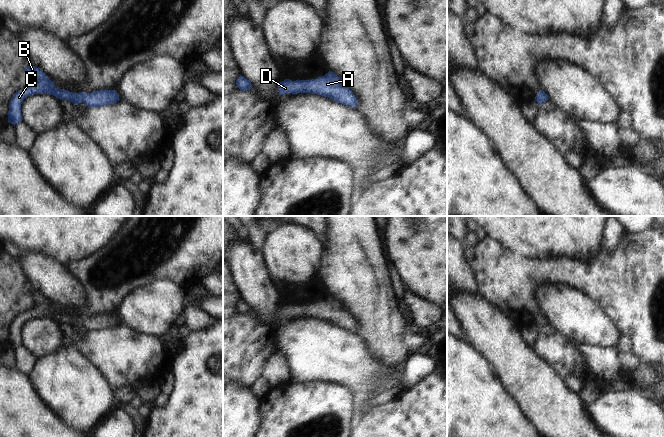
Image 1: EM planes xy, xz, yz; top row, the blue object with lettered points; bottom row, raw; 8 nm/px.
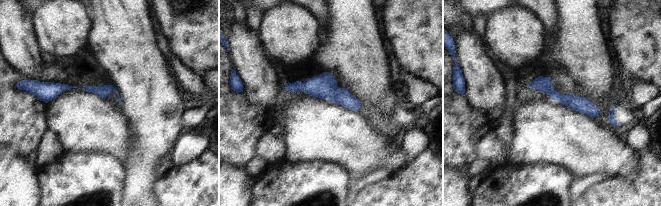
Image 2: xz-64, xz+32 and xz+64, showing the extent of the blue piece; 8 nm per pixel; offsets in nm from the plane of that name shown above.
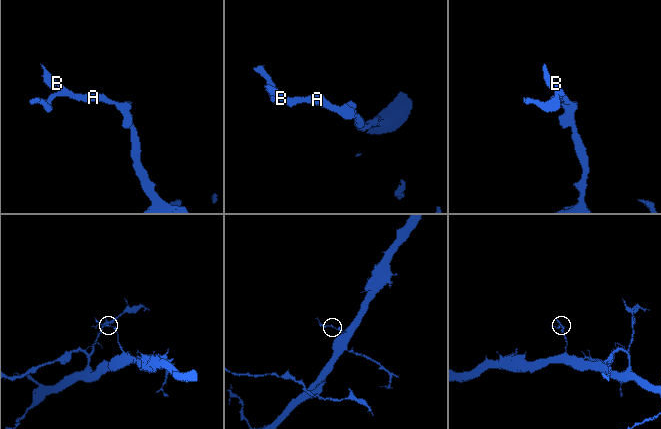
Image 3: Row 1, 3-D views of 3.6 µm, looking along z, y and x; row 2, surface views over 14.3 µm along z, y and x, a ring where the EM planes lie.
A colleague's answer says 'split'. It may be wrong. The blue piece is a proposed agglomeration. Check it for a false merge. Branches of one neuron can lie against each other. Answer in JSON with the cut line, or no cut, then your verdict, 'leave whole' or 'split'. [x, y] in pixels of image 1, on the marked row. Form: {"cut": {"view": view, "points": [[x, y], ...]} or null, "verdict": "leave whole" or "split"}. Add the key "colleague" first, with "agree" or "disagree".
{"colleague": "disagree", "cut": null, "verdict": "leave whole"}

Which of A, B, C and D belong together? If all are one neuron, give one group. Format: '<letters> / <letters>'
A B C D

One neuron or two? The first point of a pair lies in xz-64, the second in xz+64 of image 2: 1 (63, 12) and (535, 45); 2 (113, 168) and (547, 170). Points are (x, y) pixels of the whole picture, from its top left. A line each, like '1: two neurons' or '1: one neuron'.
1: one neuron
2: one neuron

